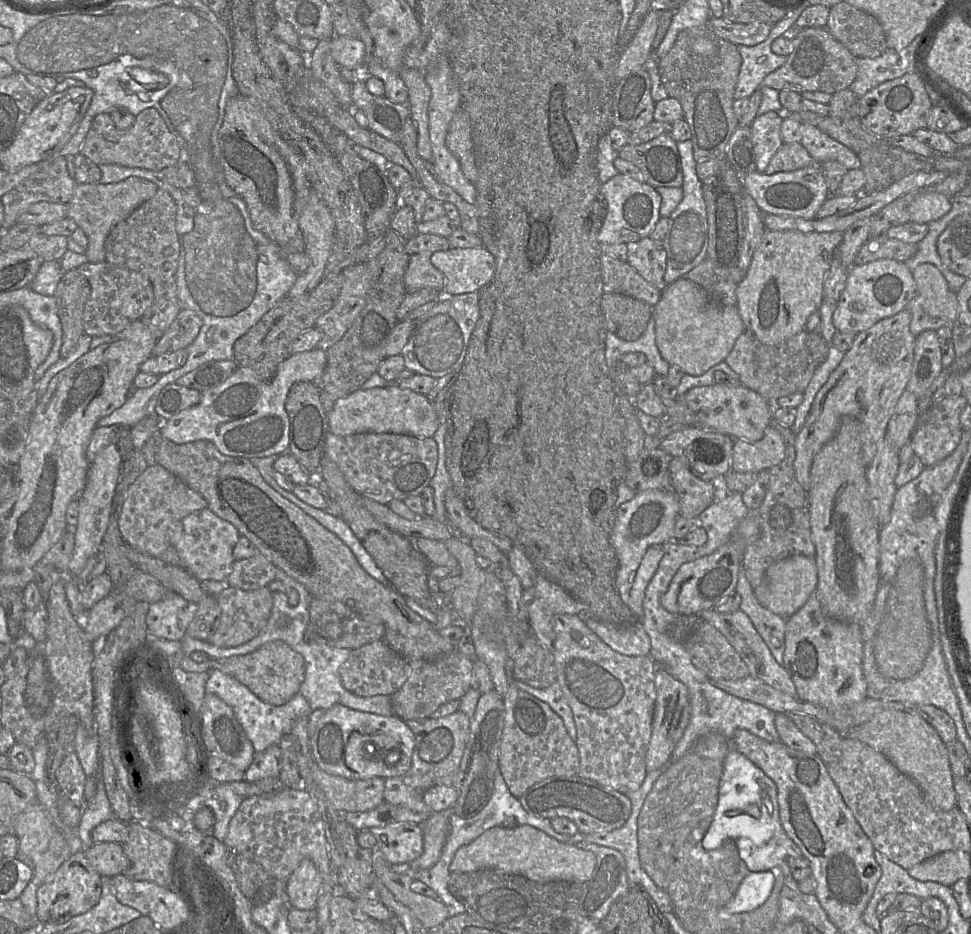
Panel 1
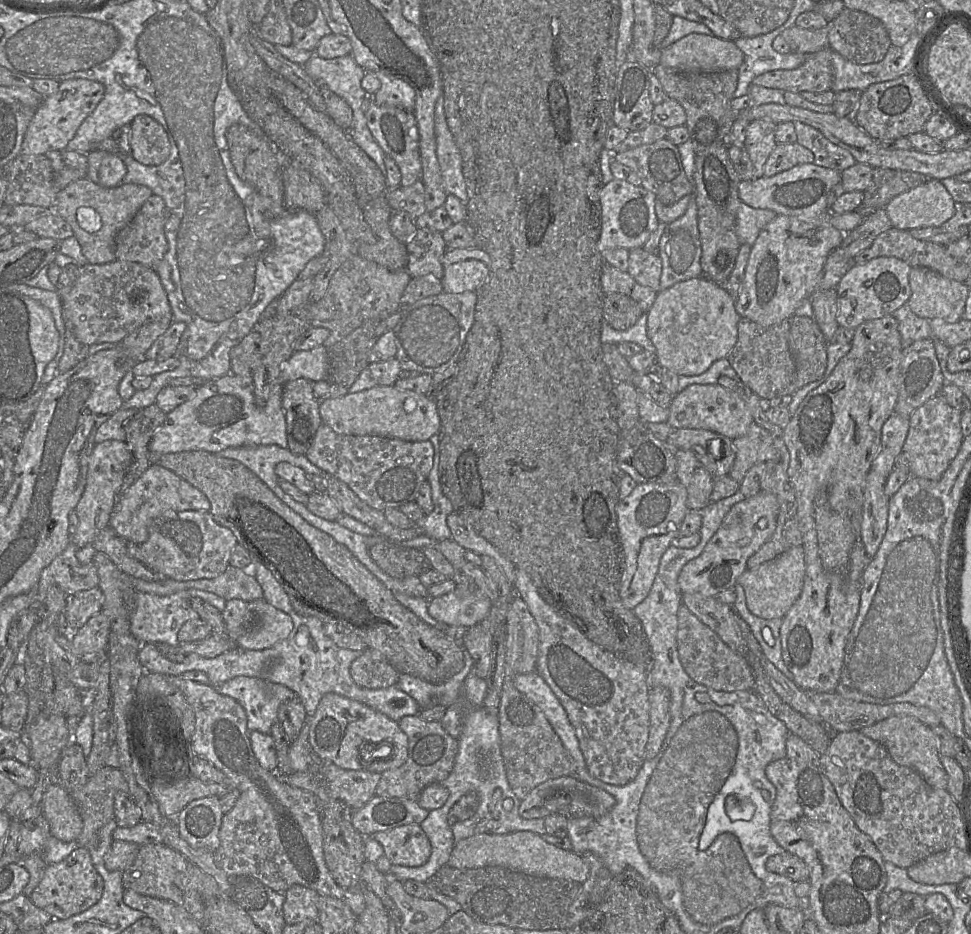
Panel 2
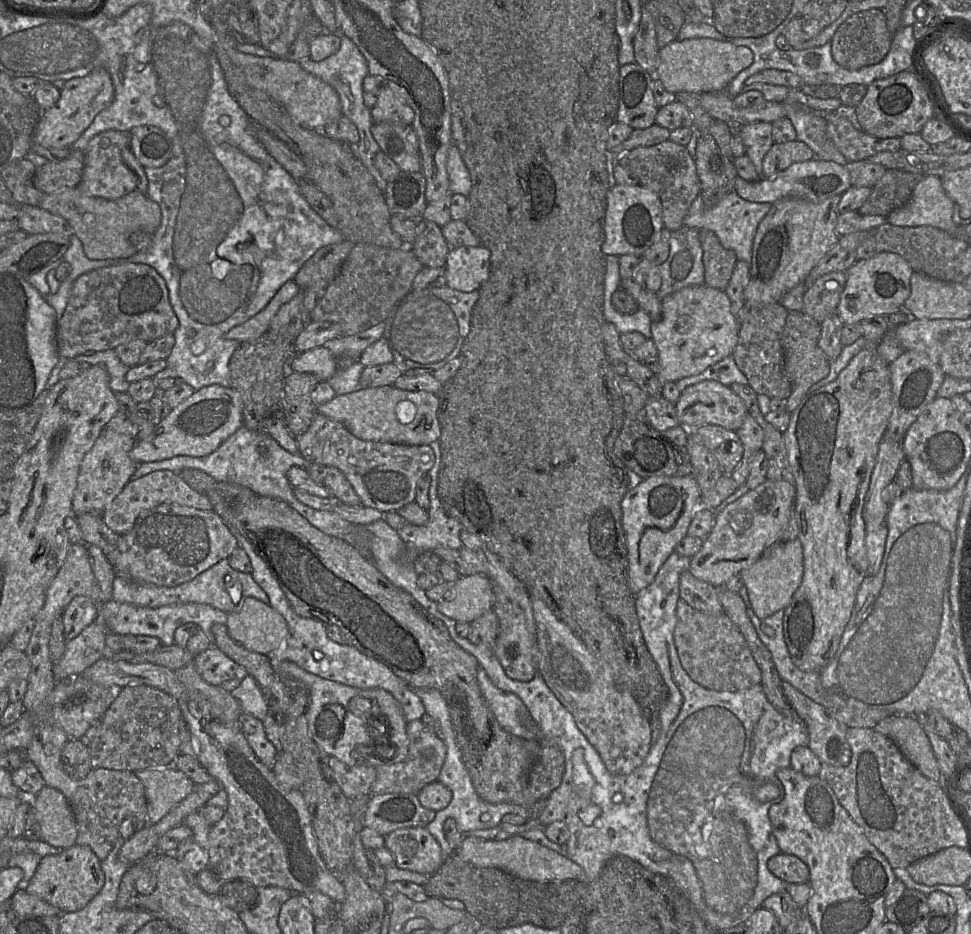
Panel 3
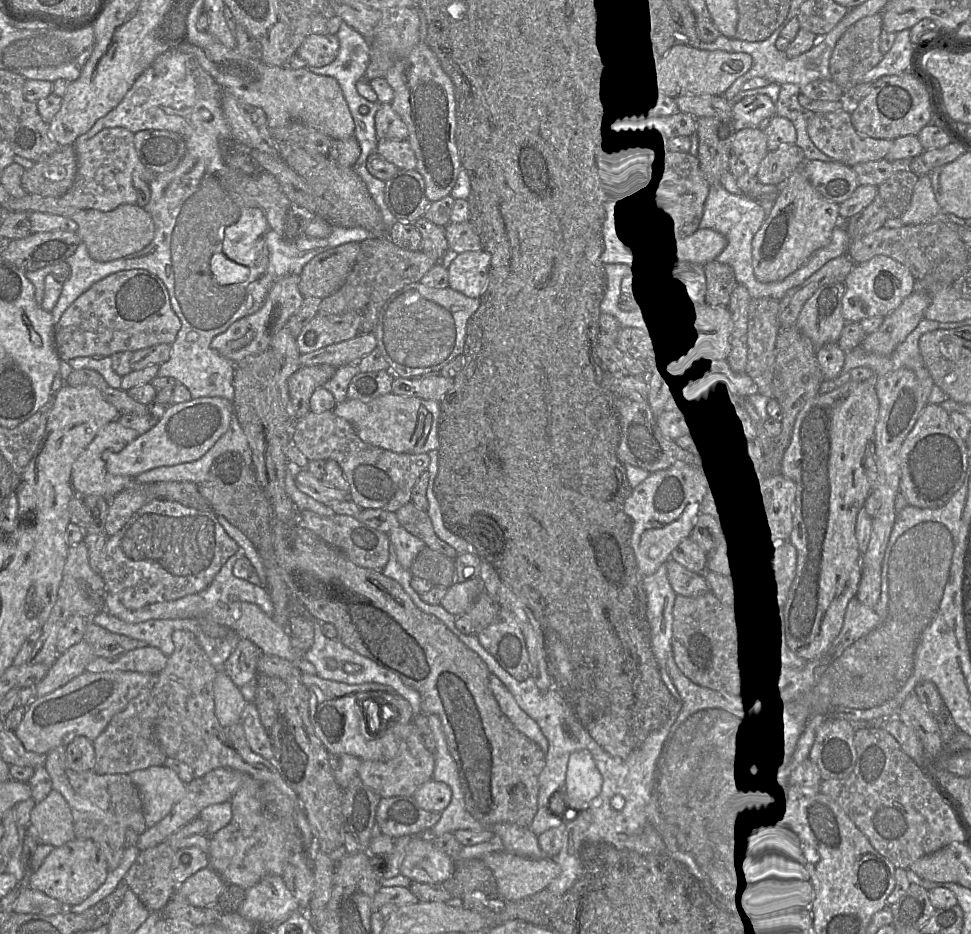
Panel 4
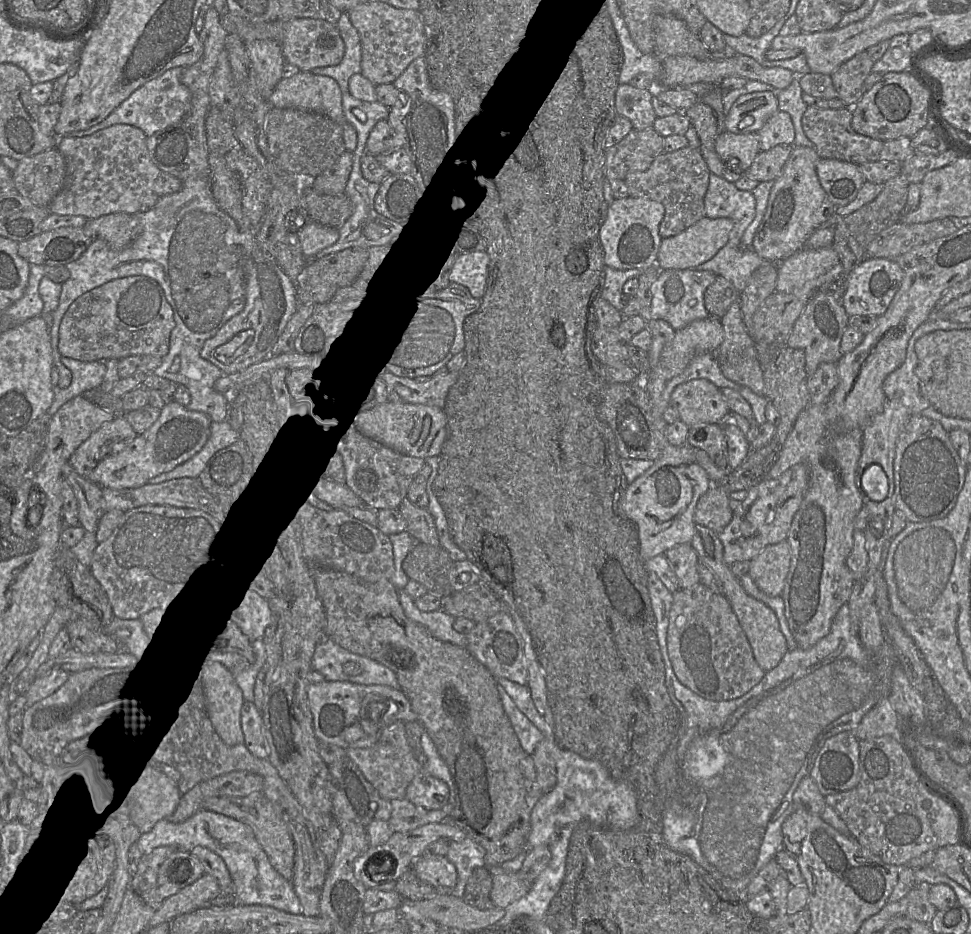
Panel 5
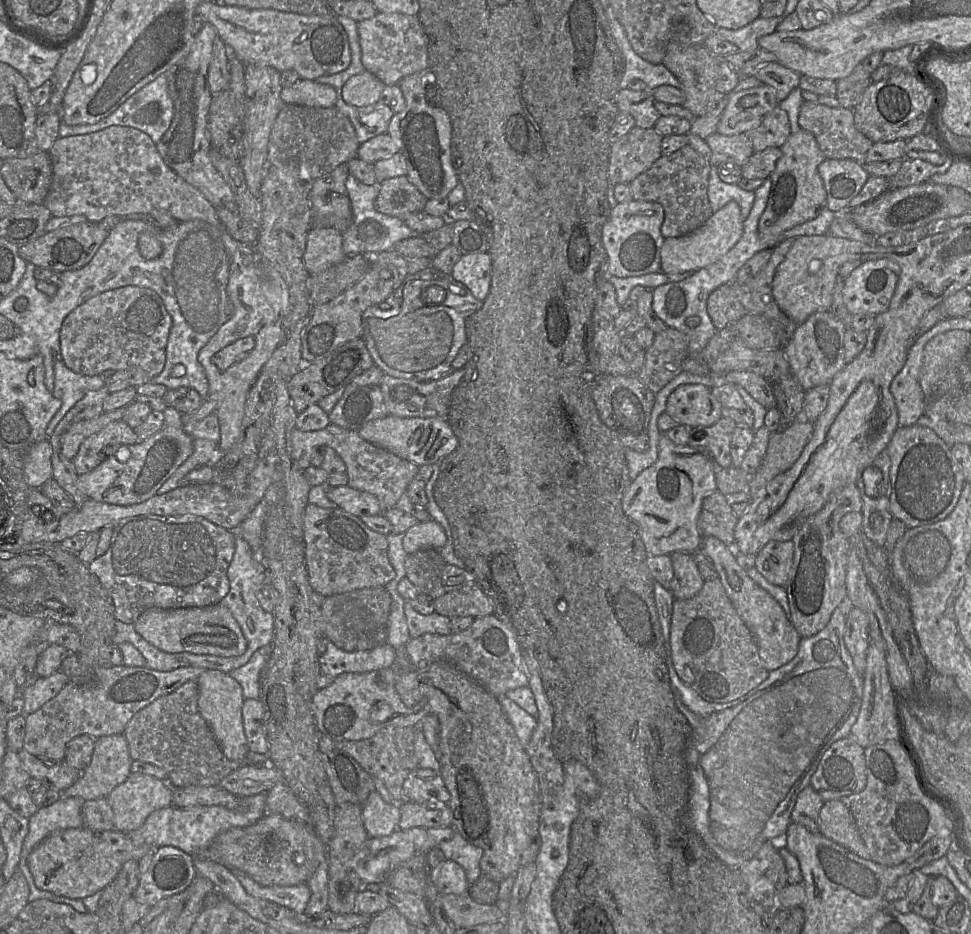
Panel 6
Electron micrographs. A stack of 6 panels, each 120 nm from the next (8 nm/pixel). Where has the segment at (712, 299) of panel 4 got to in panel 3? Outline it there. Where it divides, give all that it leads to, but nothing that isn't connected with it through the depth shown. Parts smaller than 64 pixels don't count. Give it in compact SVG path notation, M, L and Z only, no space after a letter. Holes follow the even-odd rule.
M700 229L698 235L703 251L704 283L725 291L738 261L736 254L724 248L711 230Z

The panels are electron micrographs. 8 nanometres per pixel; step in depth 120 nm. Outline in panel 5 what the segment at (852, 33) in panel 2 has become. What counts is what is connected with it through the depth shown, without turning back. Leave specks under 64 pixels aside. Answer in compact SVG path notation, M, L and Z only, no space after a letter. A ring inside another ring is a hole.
M862 51L841 64L832 74L833 85L845 106L853 107L864 92L864 81L872 72L874 61Z

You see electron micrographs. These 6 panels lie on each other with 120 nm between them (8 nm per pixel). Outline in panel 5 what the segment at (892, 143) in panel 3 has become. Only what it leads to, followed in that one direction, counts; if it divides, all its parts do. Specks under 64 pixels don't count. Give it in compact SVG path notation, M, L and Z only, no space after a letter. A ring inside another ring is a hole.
M808 106L802 116L802 127L807 138L814 143L820 158L831 158L860 165L877 161L884 142L855 132L851 126L852 107L825 109Z

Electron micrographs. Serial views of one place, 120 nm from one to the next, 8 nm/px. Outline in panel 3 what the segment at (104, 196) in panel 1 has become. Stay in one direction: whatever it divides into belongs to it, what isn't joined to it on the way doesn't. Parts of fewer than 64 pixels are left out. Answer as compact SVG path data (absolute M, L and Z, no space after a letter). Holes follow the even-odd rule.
M74 187L43 195L39 207L69 223L74 235L81 241L85 255L91 260L127 258L136 254L137 248L129 239L131 233L144 230L155 234L161 223L158 203L137 189L121 198L109 200L87 196Z

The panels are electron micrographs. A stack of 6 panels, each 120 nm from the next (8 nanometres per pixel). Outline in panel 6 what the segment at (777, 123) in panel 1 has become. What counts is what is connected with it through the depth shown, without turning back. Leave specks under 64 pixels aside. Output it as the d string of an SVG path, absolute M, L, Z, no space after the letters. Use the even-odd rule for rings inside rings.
M715 132L709 135L705 141L712 152L709 162L711 166L715 167L726 160L732 160L742 167L755 152L747 133L726 136Z

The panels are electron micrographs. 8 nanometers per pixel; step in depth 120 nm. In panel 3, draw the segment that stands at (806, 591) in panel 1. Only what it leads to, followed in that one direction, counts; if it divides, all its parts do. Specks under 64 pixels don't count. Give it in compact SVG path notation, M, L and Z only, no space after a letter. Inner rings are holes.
M799 539L780 541L768 548L752 566L740 572L751 607L758 618L764 619L784 610L799 588L804 573L803 546Z

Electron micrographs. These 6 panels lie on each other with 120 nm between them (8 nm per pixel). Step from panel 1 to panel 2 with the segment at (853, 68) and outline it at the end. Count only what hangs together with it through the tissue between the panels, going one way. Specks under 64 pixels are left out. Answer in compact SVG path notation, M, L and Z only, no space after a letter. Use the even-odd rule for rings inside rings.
M826 47L807 55L805 62L795 69L768 71L752 81L753 85L800 93L831 90L834 80L832 49Z

